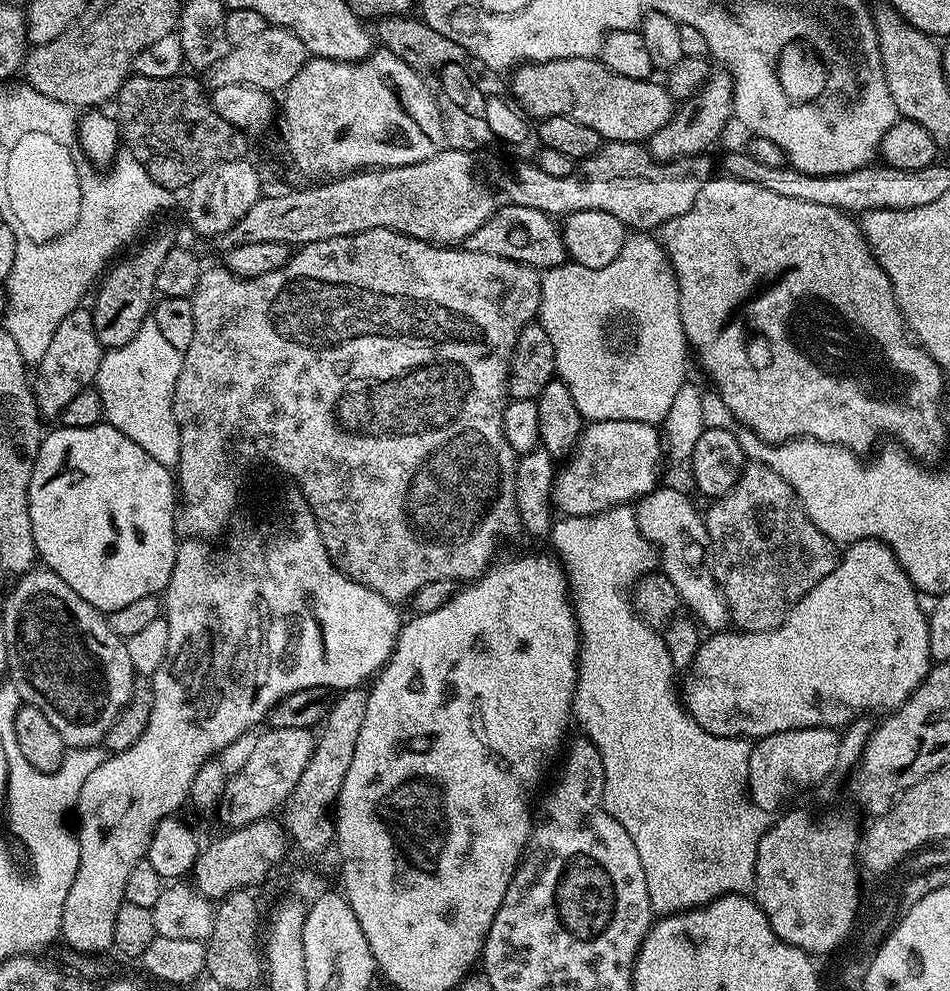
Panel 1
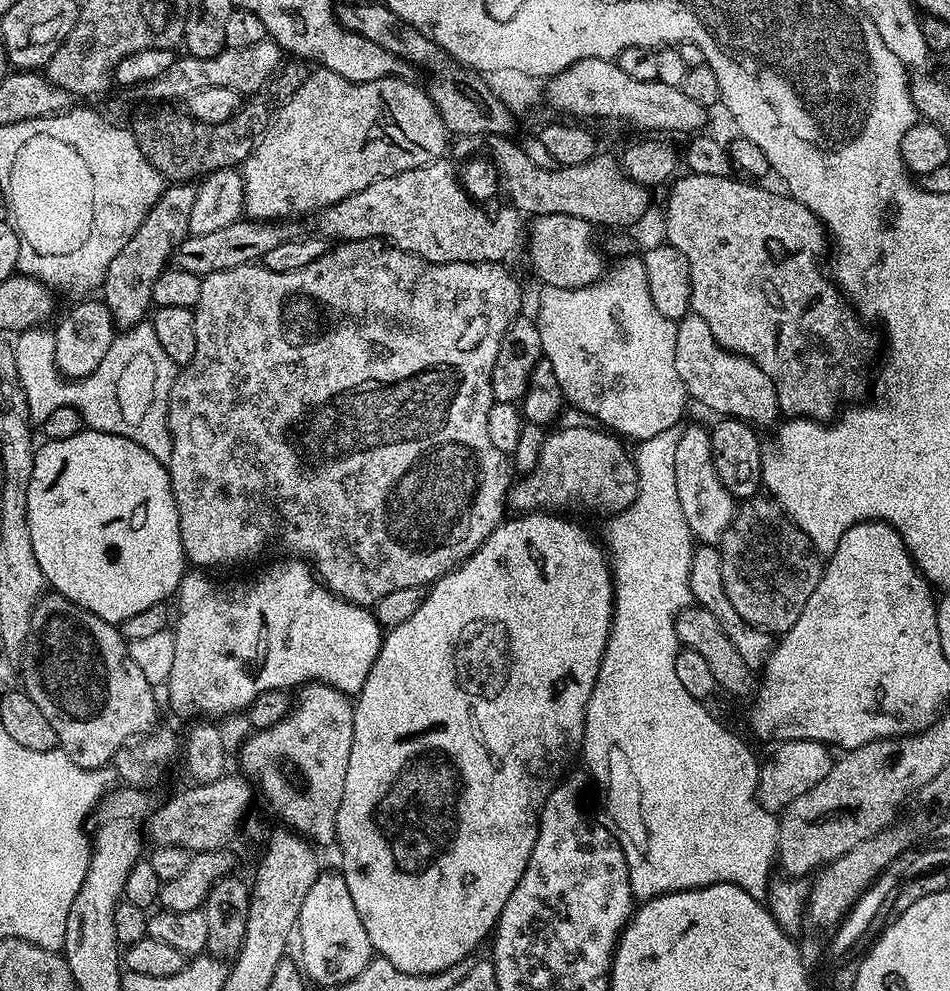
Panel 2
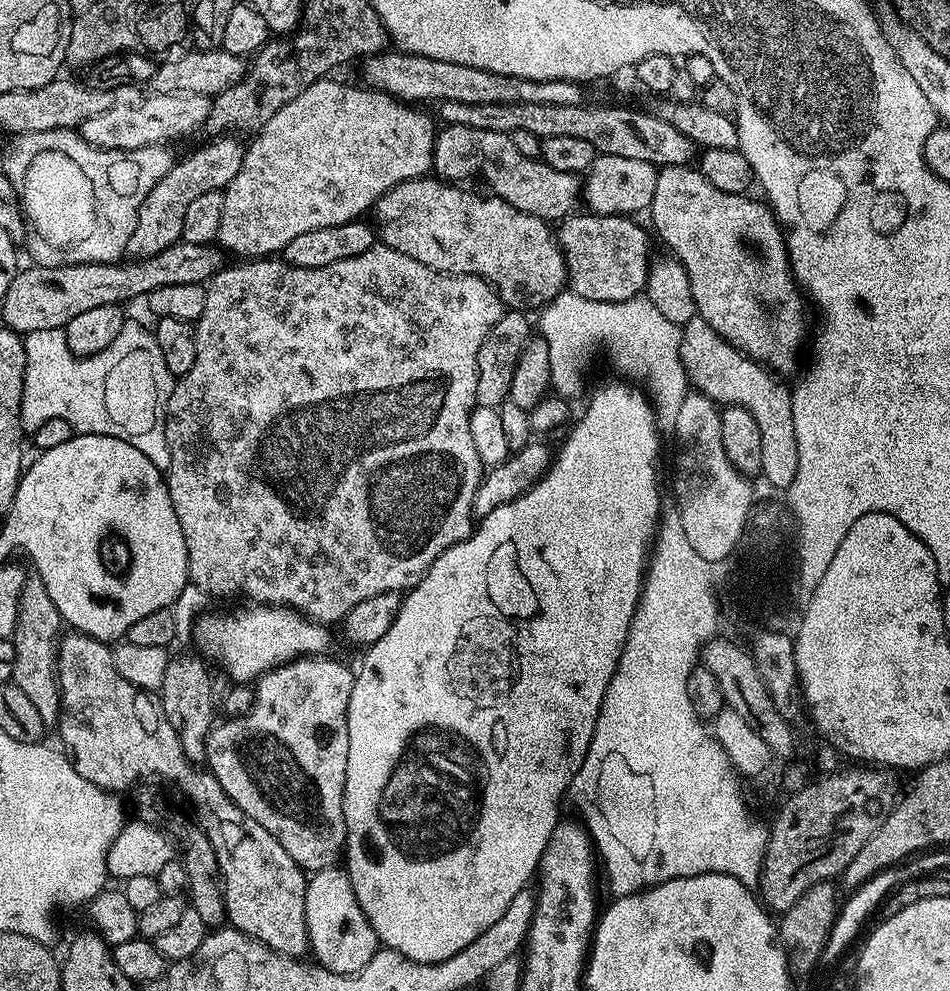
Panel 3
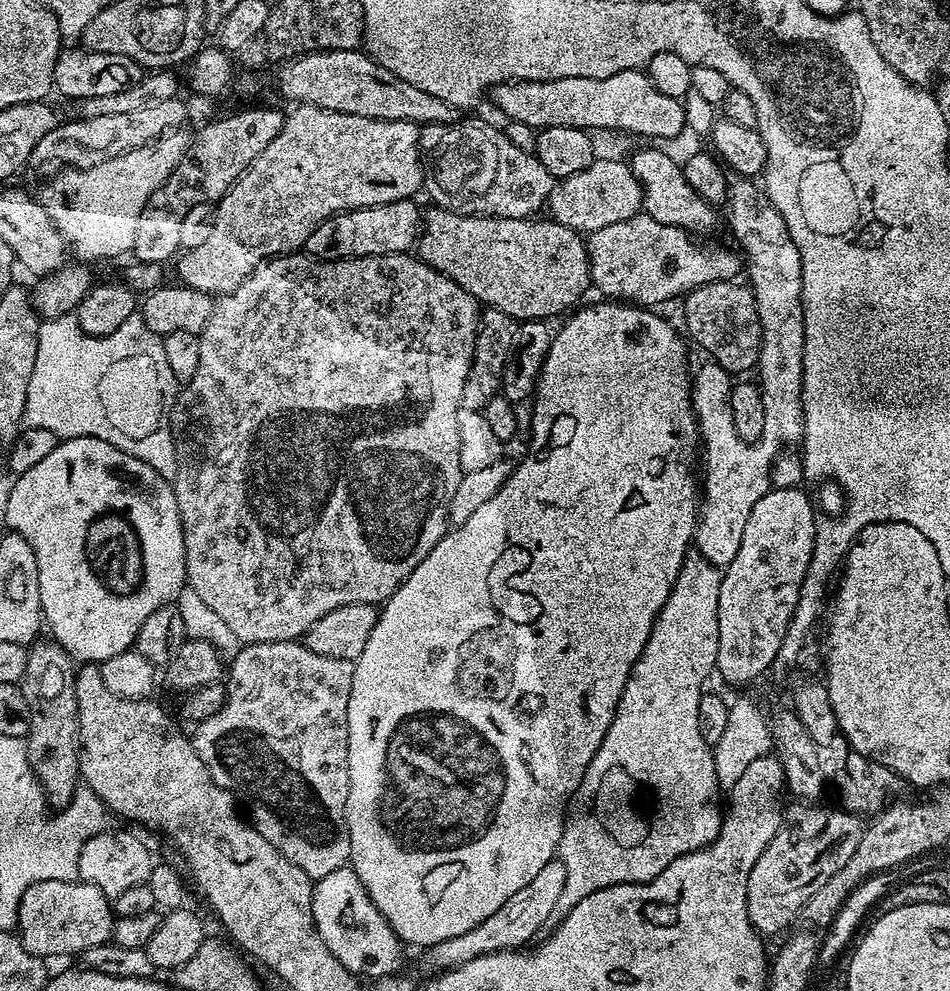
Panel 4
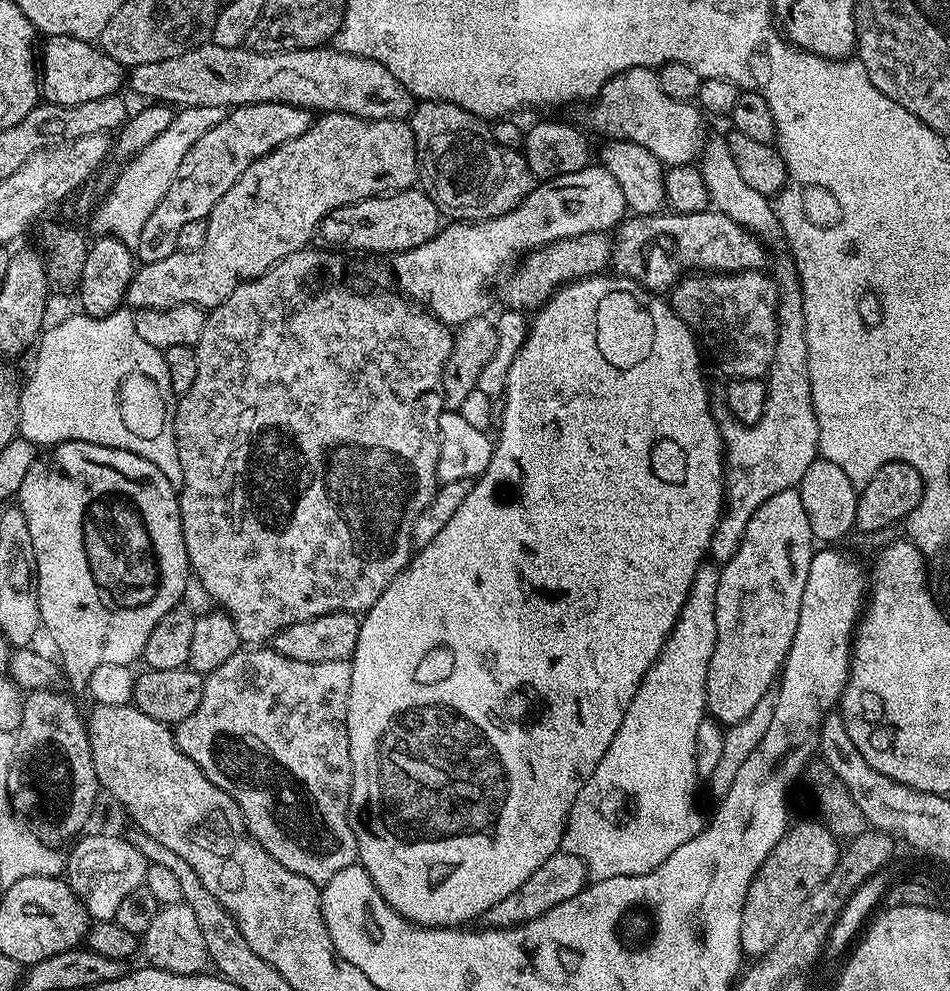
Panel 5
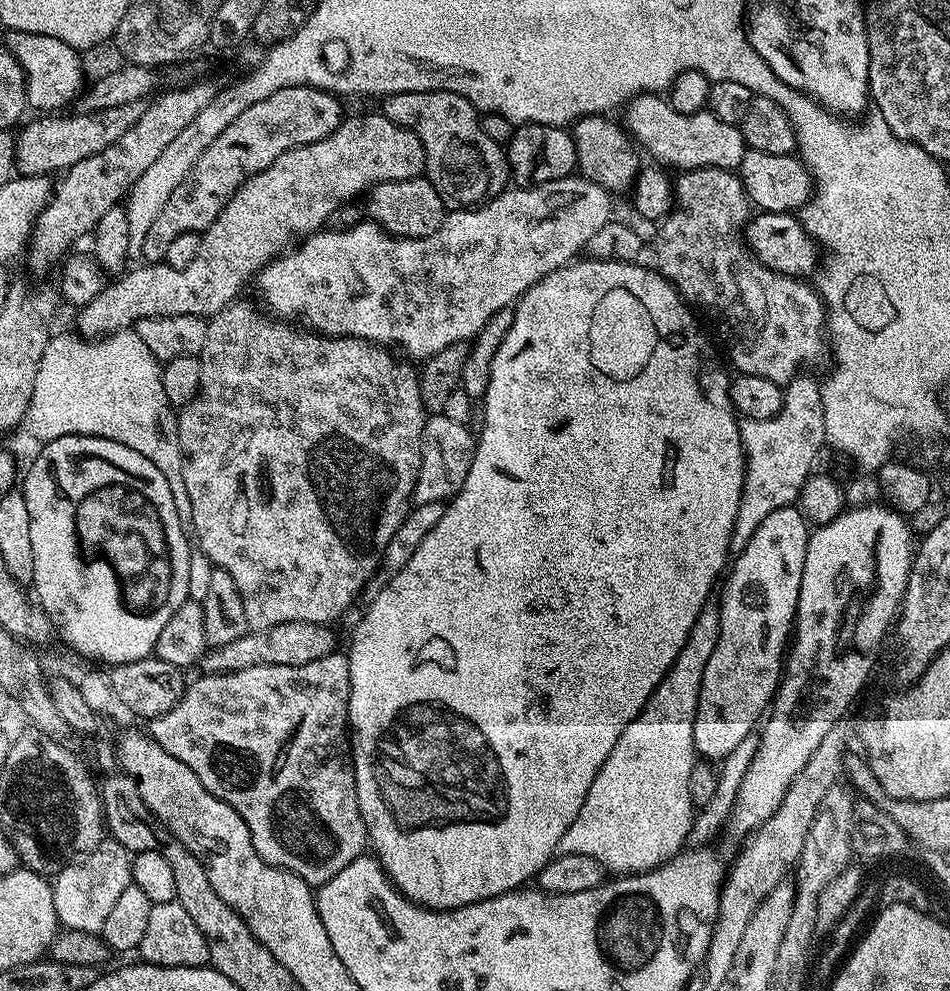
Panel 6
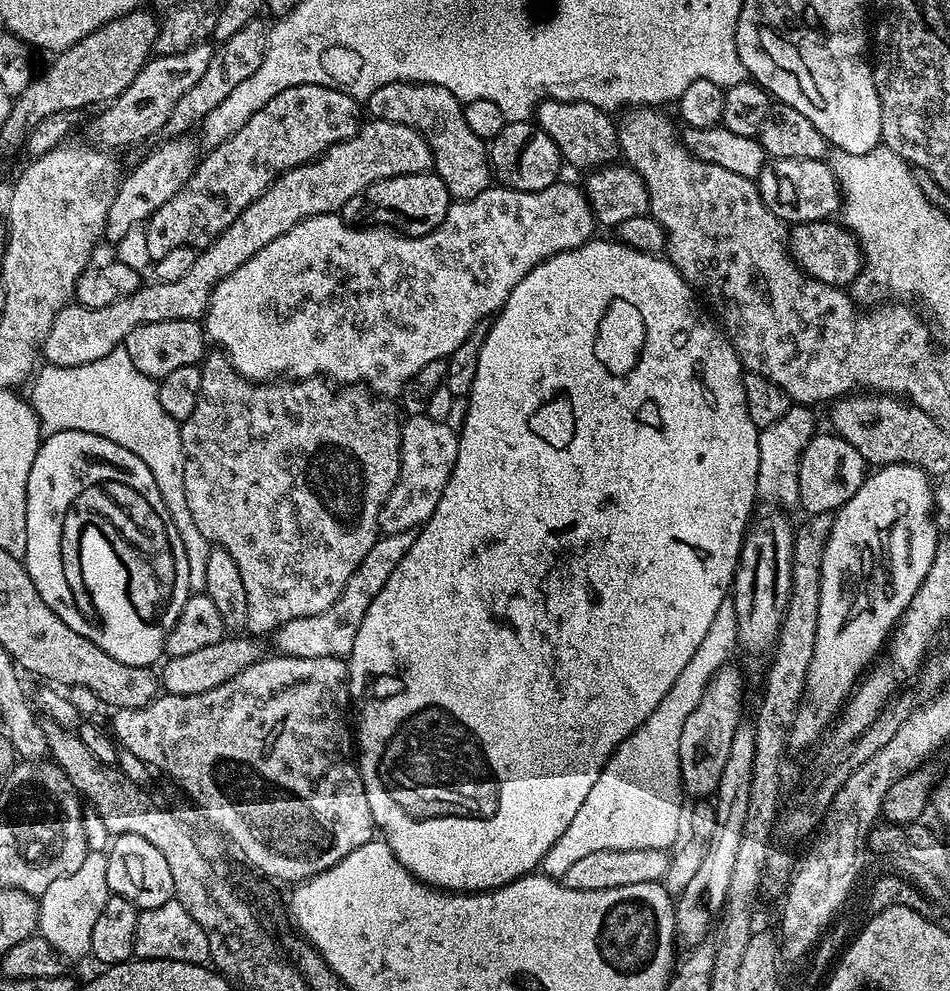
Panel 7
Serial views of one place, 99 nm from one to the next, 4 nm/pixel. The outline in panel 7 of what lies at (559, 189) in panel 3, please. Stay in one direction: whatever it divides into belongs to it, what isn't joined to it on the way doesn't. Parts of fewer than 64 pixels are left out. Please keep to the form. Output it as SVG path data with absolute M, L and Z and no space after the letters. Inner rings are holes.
M392 80L389 84L378 85L377 88L375 85L369 91L366 101L367 115L386 122L409 124L411 128L418 130L422 134L422 138L426 138L432 151L432 168L436 175L442 178L442 182L446 182L446 190L453 201L469 200L482 194L489 188L490 181L493 179L492 168L488 164L489 145L480 140L478 134L474 134L474 130L470 130L470 126L466 126L464 104L456 100L454 94L450 94L450 90L437 84L419 82L413 84L408 80Z

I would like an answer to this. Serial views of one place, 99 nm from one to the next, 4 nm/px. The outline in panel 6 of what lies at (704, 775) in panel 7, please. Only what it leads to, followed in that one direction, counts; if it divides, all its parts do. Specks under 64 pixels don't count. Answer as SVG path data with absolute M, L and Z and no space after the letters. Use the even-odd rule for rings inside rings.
M789 506L782 510L774 510L774 514L767 515L759 523L758 530L754 530L754 538L750 538L744 549L735 553L723 577L718 597L720 606L718 642L714 646L714 654L710 654L710 662L706 662L704 667L694 718L696 756L705 761L724 761L730 750L734 750L734 746L742 742L742 738L757 731L762 717L769 711L776 690L780 686L786 647L789 645L790 635L796 623L796 607L802 590L802 566L806 566L809 535L809 521L799 507Z

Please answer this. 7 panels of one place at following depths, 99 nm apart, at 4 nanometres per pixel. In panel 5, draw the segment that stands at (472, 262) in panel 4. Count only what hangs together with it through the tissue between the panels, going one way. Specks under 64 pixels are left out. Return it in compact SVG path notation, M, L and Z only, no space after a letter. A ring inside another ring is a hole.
M591 232L578 234L569 240L555 240L544 248L527 253L519 267L503 281L503 303L509 308L539 309L555 294L557 288L571 284L573 280L585 280L588 276L601 275L607 269L604 267L611 265L613 260L614 240L608 232Z

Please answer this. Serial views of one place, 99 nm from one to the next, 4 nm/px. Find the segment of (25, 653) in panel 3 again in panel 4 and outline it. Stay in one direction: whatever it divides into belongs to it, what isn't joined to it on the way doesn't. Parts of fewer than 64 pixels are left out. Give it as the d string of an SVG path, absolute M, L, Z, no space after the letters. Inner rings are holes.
M40 638L28 648L26 670L19 682L30 706L30 730L26 737L28 761L43 788L45 797L56 806L71 800L78 787L80 775L80 723L74 661L68 651L55 639Z

